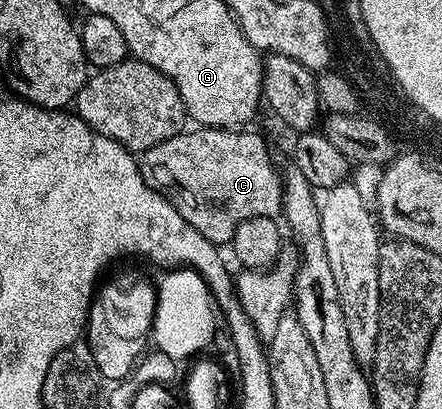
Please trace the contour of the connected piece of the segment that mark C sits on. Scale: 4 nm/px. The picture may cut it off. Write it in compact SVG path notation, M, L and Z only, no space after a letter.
M196 127L191 131L185 131L174 135L170 139L166 139L162 143L158 143L154 147L150 147L147 151L139 154L140 174L144 182L154 191L163 193L165 197L171 201L172 206L182 215L182 219L186 219L186 223L190 223L190 227L194 227L194 231L198 231L206 239L210 239L218 247L231 242L234 231L242 222L251 217L274 217L279 218L284 208L284 182L282 180L281 170L276 170L276 165L272 162L272 153L268 150L268 145L256 133L244 133L248 131L237 131L235 128L230 129L213 129L211 127Z

